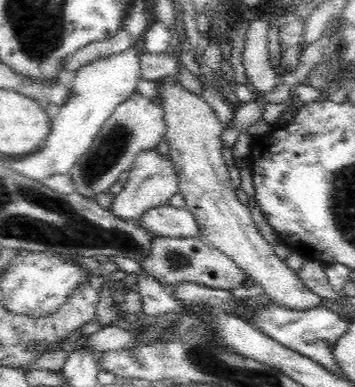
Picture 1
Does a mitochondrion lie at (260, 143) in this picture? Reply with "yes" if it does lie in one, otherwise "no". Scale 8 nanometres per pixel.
no

